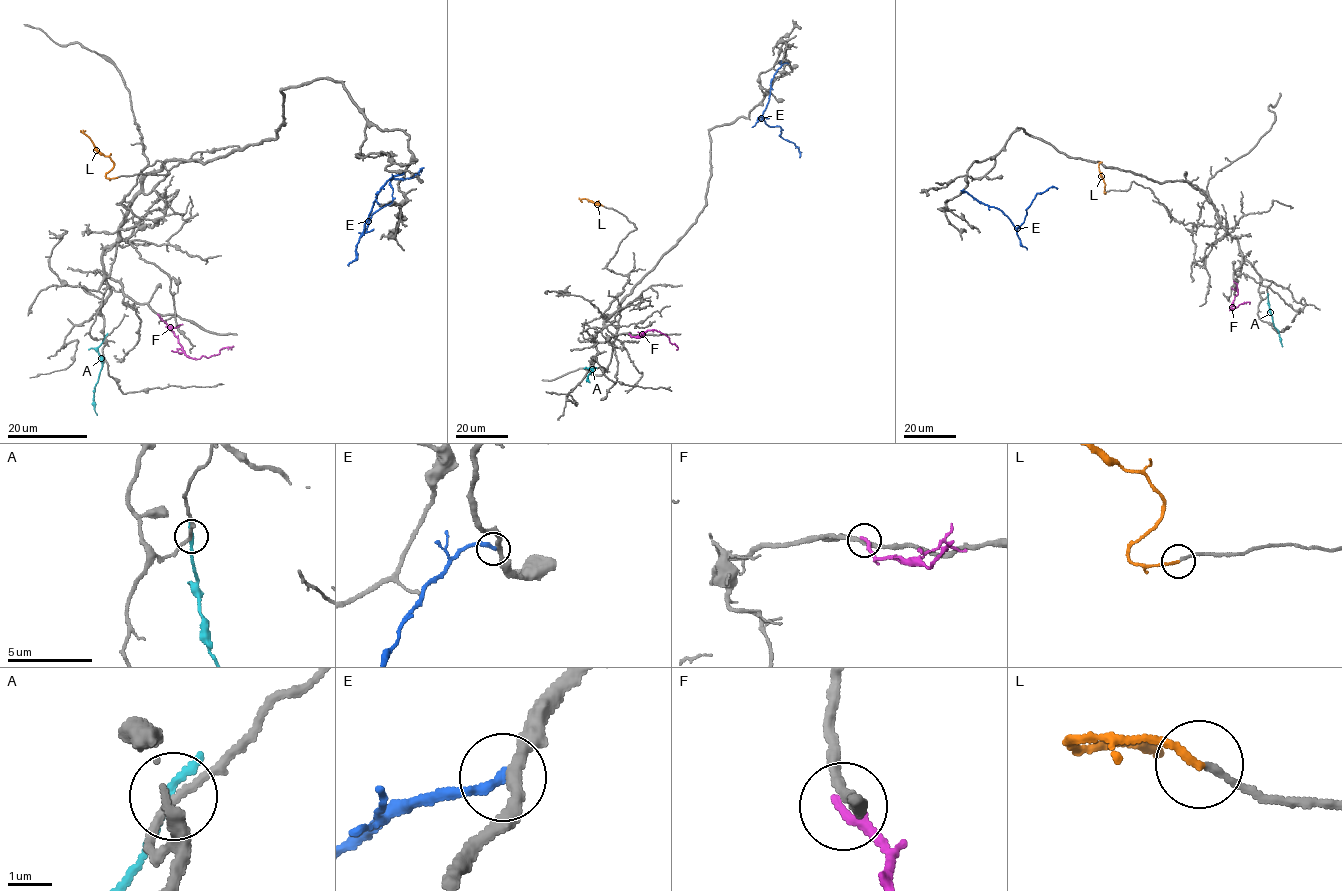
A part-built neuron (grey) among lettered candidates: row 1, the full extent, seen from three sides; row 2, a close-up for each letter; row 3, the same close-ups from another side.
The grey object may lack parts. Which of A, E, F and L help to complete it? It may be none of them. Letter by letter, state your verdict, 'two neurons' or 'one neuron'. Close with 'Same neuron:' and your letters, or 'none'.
A: two neurons
E: two neurons
F: two neurons
L: one neuron
Same neuron: L

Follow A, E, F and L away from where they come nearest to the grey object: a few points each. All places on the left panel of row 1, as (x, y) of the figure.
A: (104, 337), (97, 348), (101, 368), (93, 396), (97, 415)
E: (403, 173), (394, 175), (378, 192), (363, 232), (371, 216), (392, 201), (390, 182), (421, 172)
F: (158, 315), (178, 339), (181, 350), (194, 359), (216, 355), (220, 349), (234, 346), (231, 349)
L: (117, 177), (105, 176), (113, 162), (94, 146), (83, 132), (85, 130)

